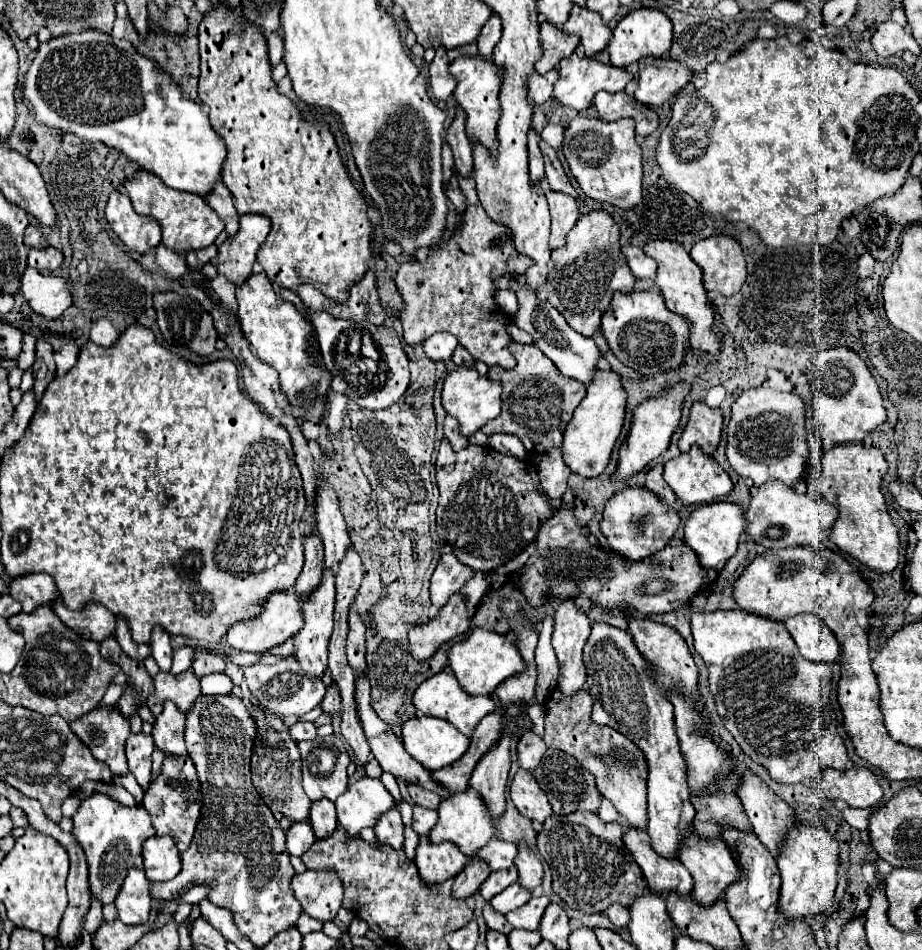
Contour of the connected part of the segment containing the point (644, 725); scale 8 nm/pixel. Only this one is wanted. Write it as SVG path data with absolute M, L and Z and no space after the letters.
M597 622L591 628L591 636L585 644L583 660L587 666L587 690L593 696L593 722L611 726L633 740L647 756L649 762L649 824L647 832L651 848L663 858L677 858L679 848L695 816L695 808L689 800L687 764L679 750L675 736L673 706L669 700L661 700L645 676L645 660L641 660L629 632L615 626Z

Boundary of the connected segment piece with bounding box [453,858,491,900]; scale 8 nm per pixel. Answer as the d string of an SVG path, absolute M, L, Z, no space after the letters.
M473 858L467 862L465 870L455 878L453 882L453 898L469 898L473 894L479 892L481 884L485 882L485 878L489 876L491 872L485 868L485 864L473 864Z

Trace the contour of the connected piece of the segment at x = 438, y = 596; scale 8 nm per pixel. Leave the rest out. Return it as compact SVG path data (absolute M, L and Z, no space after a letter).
M443 554L431 576L431 602L441 608L449 596L461 590L475 576L475 570L461 564L453 554Z

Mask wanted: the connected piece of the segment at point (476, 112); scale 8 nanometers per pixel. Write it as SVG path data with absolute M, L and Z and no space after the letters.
M481 56L473 58L457 58L449 66L449 74L455 78L457 86L453 90L453 98L465 112L465 130L473 144L481 144L487 148L489 156L493 158L497 154L497 120L499 120L499 104L497 104L497 88L501 86L501 80L497 80L497 68L493 68L493 62L481 60Z

